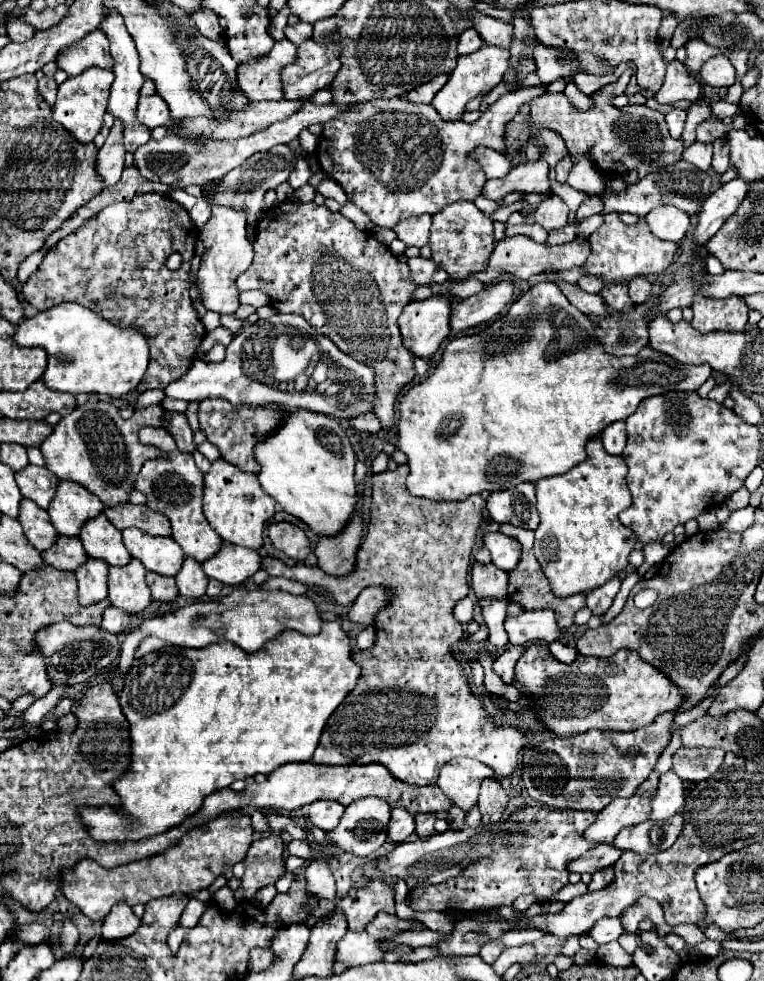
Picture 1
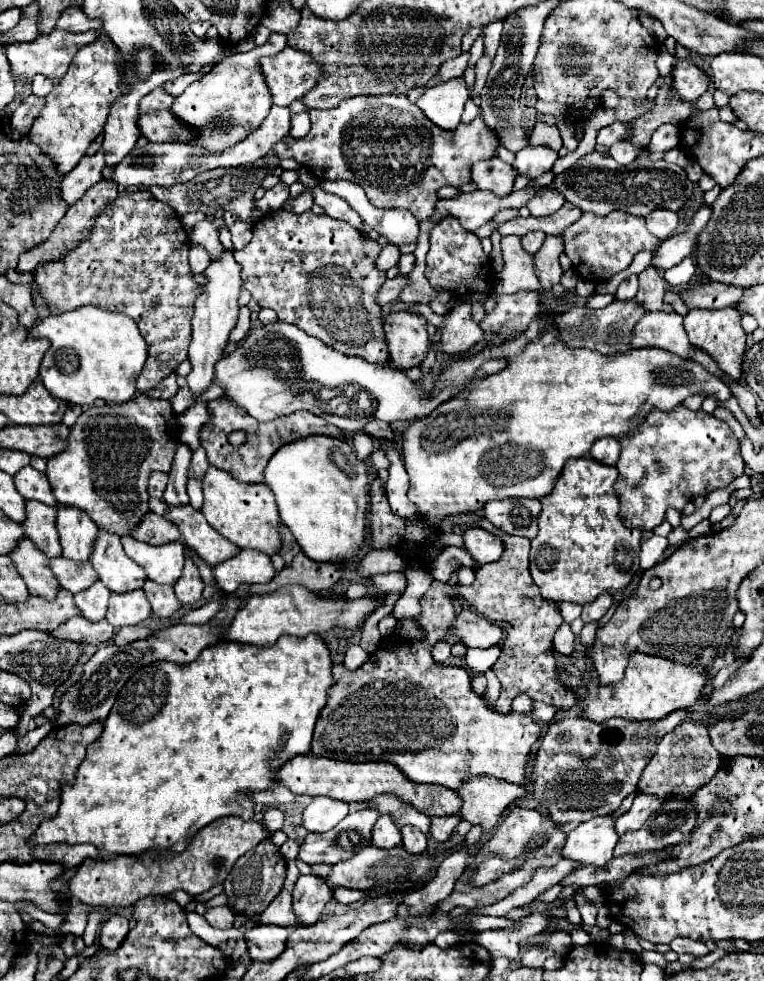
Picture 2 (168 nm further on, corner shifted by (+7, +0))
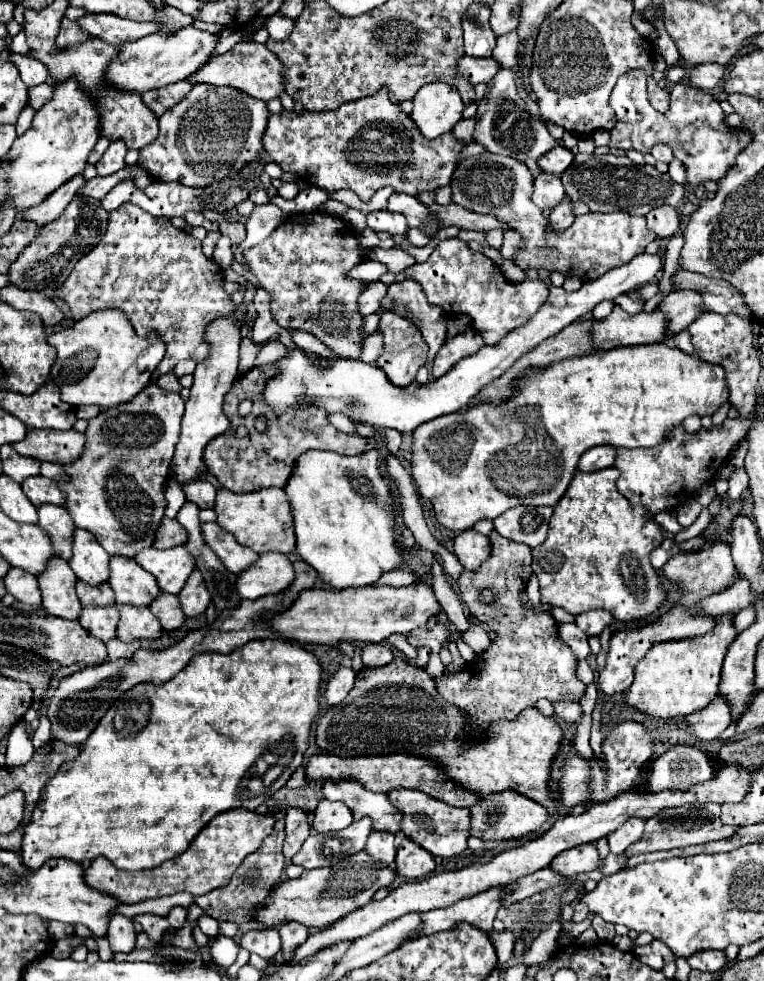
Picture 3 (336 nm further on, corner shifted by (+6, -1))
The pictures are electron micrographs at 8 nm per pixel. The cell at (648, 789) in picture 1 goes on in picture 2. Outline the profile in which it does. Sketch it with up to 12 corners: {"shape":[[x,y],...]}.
{"shape":[[592,818],[566,836],[560,856],[582,866],[612,860],[614,818]]}

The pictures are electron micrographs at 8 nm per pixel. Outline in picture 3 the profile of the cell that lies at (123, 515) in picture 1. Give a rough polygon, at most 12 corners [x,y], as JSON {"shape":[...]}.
{"shape":[[161,519],[153,547],[171,549],[187,541],[175,519]]}

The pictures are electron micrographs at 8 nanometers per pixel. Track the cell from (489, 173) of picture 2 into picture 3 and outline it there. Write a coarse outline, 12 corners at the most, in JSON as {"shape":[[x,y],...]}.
{"shape":[[513,157],[463,159],[453,203],[525,239],[521,269],[597,279],[657,239],[645,217],[585,213],[547,233]]}

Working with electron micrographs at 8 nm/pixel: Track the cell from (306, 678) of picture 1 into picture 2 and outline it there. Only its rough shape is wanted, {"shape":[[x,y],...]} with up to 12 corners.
{"shape":[[316,634],[120,690],[38,844],[184,852],[308,754]]}

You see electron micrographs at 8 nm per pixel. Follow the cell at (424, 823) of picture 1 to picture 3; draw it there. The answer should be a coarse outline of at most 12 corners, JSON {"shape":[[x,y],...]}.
{"shape":[[399,841],[397,873],[409,879],[425,877],[437,867],[433,855]]}

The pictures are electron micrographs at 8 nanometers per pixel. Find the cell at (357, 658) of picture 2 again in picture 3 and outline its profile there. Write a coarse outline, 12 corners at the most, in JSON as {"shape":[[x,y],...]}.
{"shape":[[339,667],[327,683],[329,705],[341,703],[353,689],[353,667]]}

